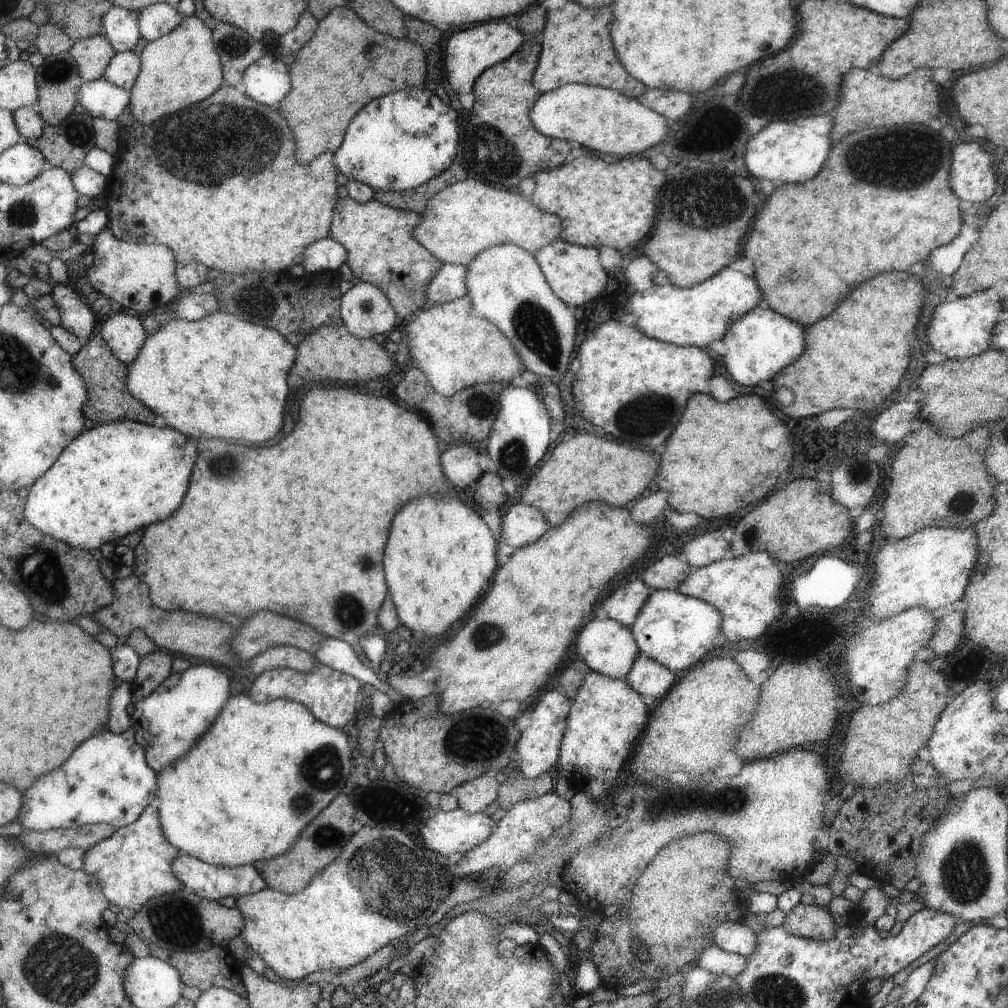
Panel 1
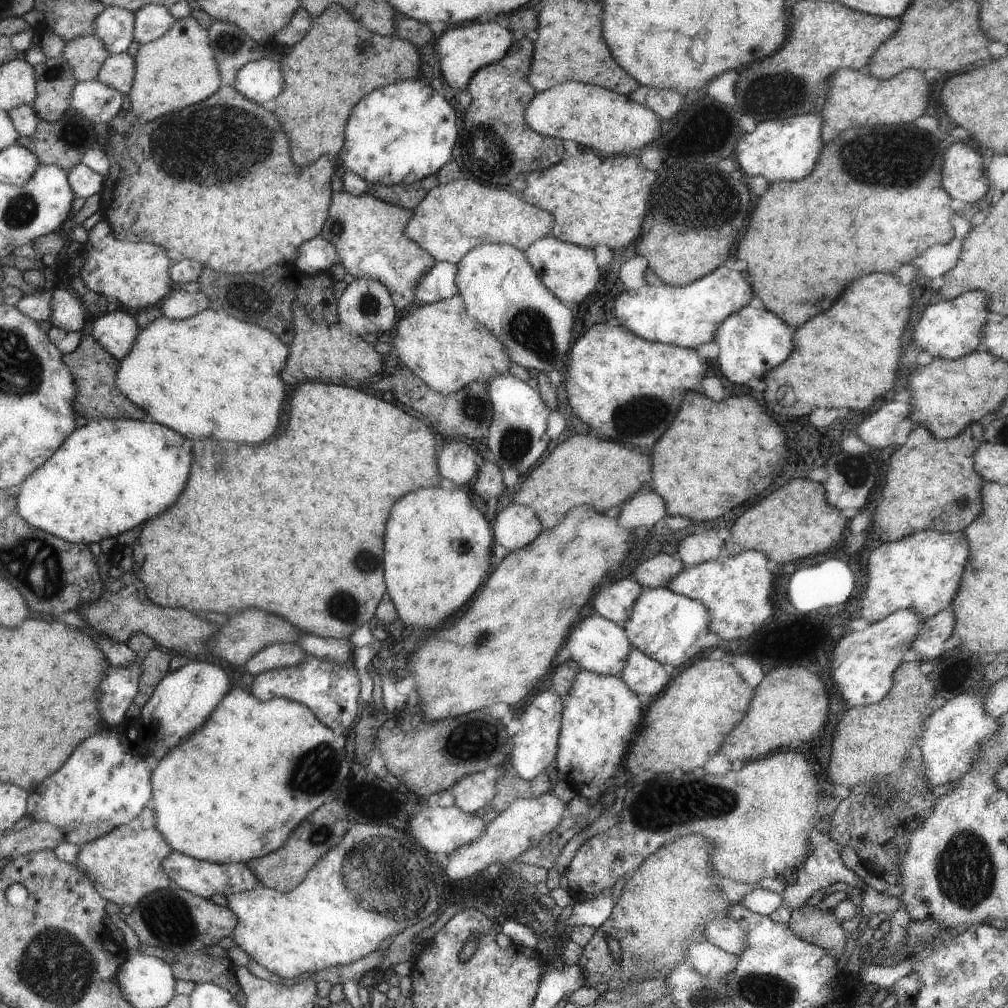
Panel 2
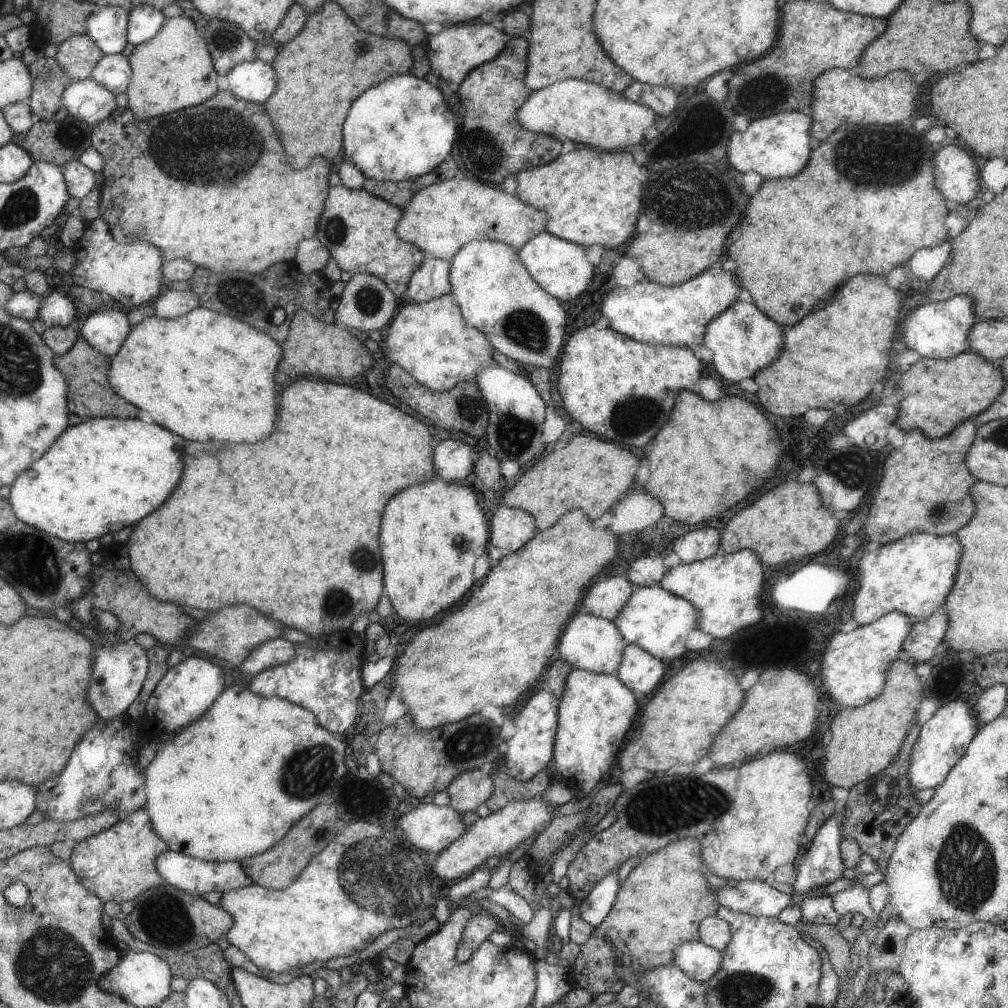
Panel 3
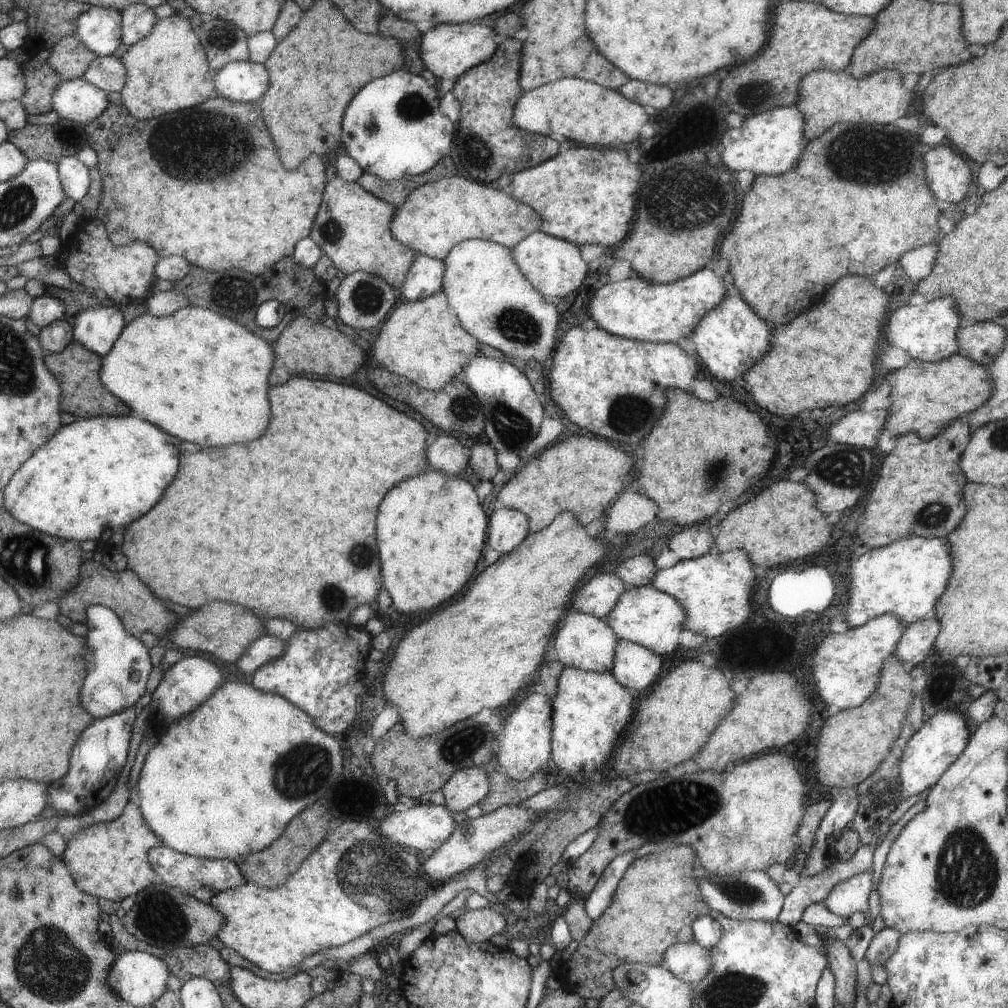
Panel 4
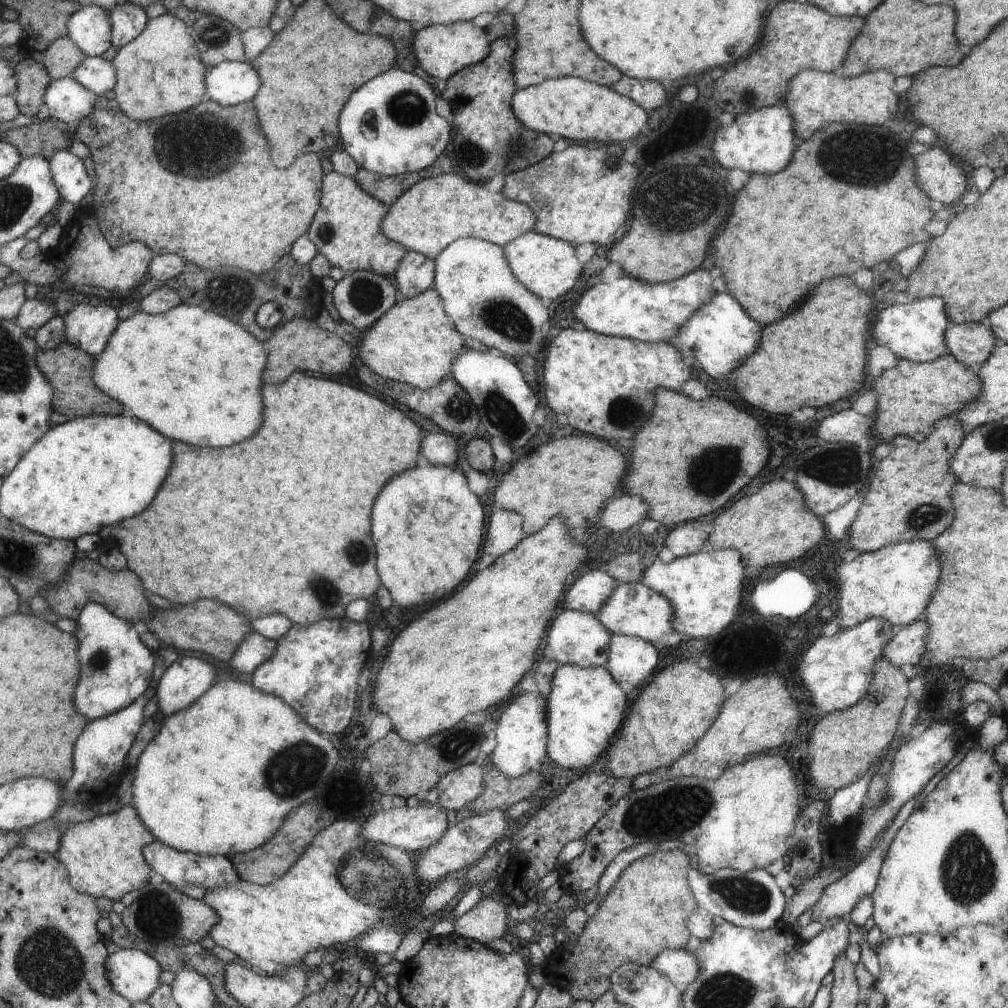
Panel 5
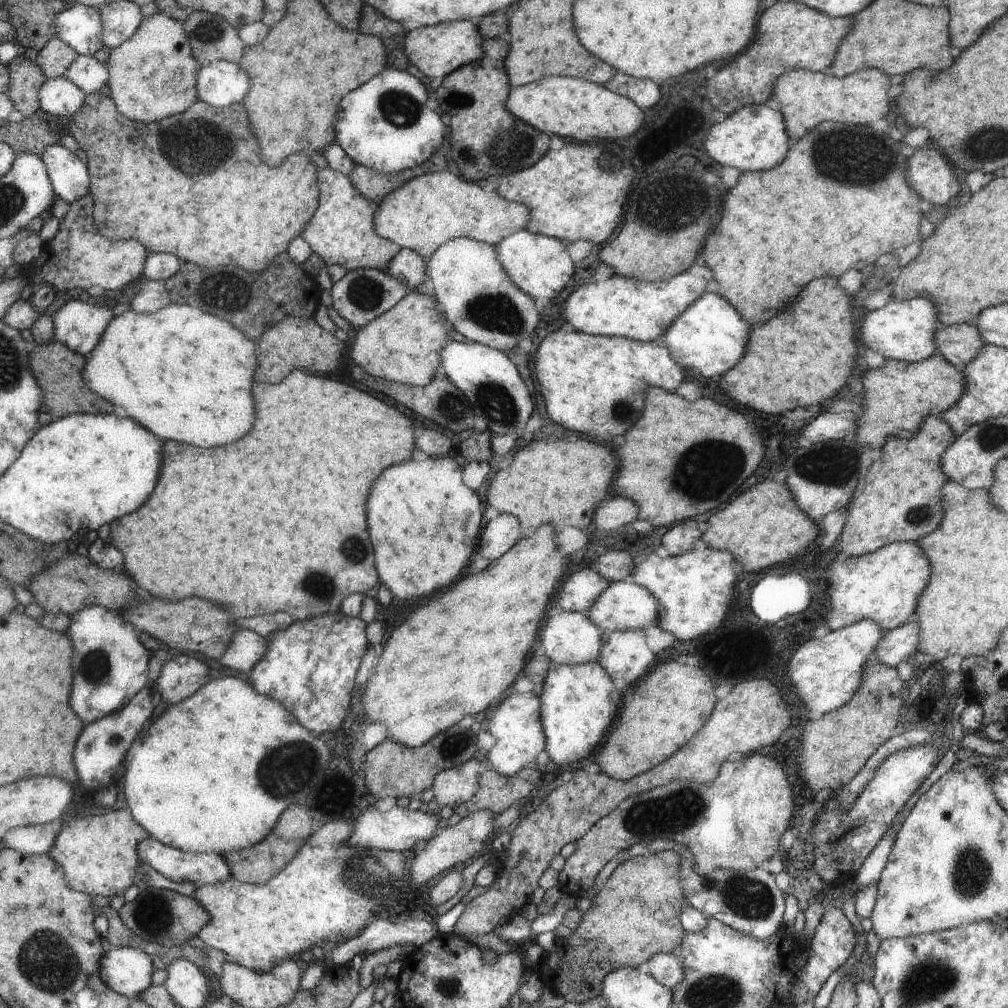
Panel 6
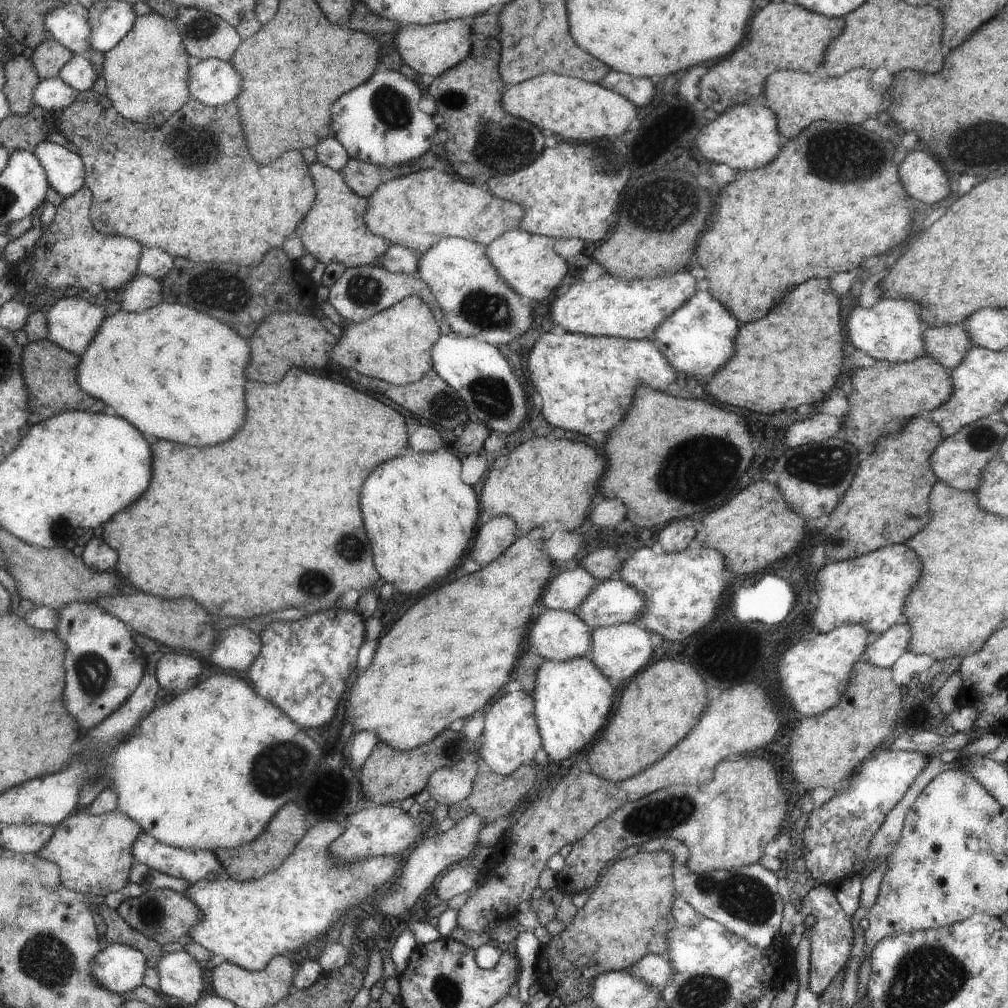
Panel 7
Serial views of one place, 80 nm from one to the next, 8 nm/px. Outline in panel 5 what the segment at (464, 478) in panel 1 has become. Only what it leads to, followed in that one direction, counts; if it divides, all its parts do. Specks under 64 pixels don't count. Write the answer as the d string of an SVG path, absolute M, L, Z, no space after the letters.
M441 432L426 433L421 441L421 454L423 460L433 465L454 466L461 464L461 452L459 451L452 435Z

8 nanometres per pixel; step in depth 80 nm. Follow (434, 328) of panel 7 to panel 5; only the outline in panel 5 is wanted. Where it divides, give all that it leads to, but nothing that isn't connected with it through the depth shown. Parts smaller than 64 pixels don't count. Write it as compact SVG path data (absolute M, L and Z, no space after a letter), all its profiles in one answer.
M427 289L411 298L401 298L375 326L358 335L361 338L358 356L365 366L386 379L399 380L421 390L430 389L449 376L452 360L458 351L467 348L435 289Z

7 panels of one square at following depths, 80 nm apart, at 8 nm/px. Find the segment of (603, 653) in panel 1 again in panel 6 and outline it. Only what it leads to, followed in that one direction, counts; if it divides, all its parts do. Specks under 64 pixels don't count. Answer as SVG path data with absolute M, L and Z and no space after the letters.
M555 610L541 627L540 651L551 663L560 665L595 663L600 658L603 633L586 613Z

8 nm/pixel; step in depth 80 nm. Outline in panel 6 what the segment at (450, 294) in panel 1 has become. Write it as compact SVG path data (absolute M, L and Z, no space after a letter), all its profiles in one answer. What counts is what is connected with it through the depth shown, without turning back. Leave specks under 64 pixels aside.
M401 248L390 261L387 272L401 281L408 292L415 292L421 282L428 280L426 275L426 259L414 250Z

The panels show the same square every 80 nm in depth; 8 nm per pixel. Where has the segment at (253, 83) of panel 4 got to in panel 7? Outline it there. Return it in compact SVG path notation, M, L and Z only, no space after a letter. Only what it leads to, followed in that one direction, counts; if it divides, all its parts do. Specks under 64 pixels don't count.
M211 57L200 59L188 70L190 98L210 107L233 101L240 93L241 81L231 62Z

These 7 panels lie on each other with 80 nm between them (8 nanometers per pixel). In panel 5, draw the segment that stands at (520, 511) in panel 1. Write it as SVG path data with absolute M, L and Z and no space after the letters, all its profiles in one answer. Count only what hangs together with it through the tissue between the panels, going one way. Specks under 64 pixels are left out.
M499 509L489 516L488 532L485 533L483 554L501 556L508 553L527 535L523 529L524 518L516 512Z

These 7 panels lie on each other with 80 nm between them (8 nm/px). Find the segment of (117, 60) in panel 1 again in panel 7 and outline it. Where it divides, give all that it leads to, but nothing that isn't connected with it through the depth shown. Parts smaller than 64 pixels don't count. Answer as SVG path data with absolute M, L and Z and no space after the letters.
M76 54L61 69L60 76L79 92L90 91L101 76L87 54Z

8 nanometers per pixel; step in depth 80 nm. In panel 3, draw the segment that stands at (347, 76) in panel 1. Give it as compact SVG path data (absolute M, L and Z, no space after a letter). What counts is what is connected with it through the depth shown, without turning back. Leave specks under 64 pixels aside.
M327 1L306 18L303 30L277 52L271 66L277 70L277 90L273 92L273 98L265 102L265 108L269 110L269 118L273 118L273 126L277 126L277 134L281 134L285 162L289 162L293 170L299 170L305 168L311 158L339 159L343 149L341 124L351 102L369 86L392 77L397 70L407 70L411 66L411 54L402 40L361 32L336 2Z

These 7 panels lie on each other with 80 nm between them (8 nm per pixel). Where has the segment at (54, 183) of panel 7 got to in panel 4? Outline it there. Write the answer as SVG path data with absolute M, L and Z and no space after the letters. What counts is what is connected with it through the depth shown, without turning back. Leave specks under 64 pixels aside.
M76 156L62 158L57 164L68 197L75 200L75 202L83 200L89 192L89 186L91 186L88 166L83 164Z

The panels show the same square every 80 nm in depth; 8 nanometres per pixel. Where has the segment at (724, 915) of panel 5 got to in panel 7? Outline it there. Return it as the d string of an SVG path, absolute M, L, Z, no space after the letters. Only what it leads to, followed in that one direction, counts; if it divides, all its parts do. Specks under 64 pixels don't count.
M656 838L638 846L641 850L661 850L672 854L672 883L677 897L690 904L703 919L722 924L729 932L744 938L750 945L767 949L775 945L781 924L783 902L777 893L779 875L758 863L726 871L710 870L707 873L692 873L686 867L686 846L678 840Z

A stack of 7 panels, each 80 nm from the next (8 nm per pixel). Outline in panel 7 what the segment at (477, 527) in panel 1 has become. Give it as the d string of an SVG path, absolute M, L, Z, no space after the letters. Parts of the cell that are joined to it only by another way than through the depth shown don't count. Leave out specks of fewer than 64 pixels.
M445 446L436 451L418 452L411 449L405 450L402 455L383 462L381 466L377 466L377 470L373 470L373 474L369 474L369 478L365 480L365 486L361 486L361 514L365 514L365 532L369 534L371 538L371 547L373 551L373 562L377 562L377 570L381 570L381 578L385 582L391 582L399 592L405 592L405 594L411 594L411 592L421 592L425 590L437 576L445 576L455 564L459 564L469 540L471 540L471 534L475 530L475 522L477 522L477 512L479 512L479 506L477 506L477 496L473 492L471 486L467 486L464 482L459 480L459 460L445 452Z

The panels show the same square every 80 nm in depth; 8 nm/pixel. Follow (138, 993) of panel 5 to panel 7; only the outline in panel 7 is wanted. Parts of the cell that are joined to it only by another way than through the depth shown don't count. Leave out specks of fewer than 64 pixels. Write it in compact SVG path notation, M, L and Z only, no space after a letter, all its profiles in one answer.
M110 943L92 962L92 974L100 985L118 994L128 993L143 984L147 955L135 947Z

